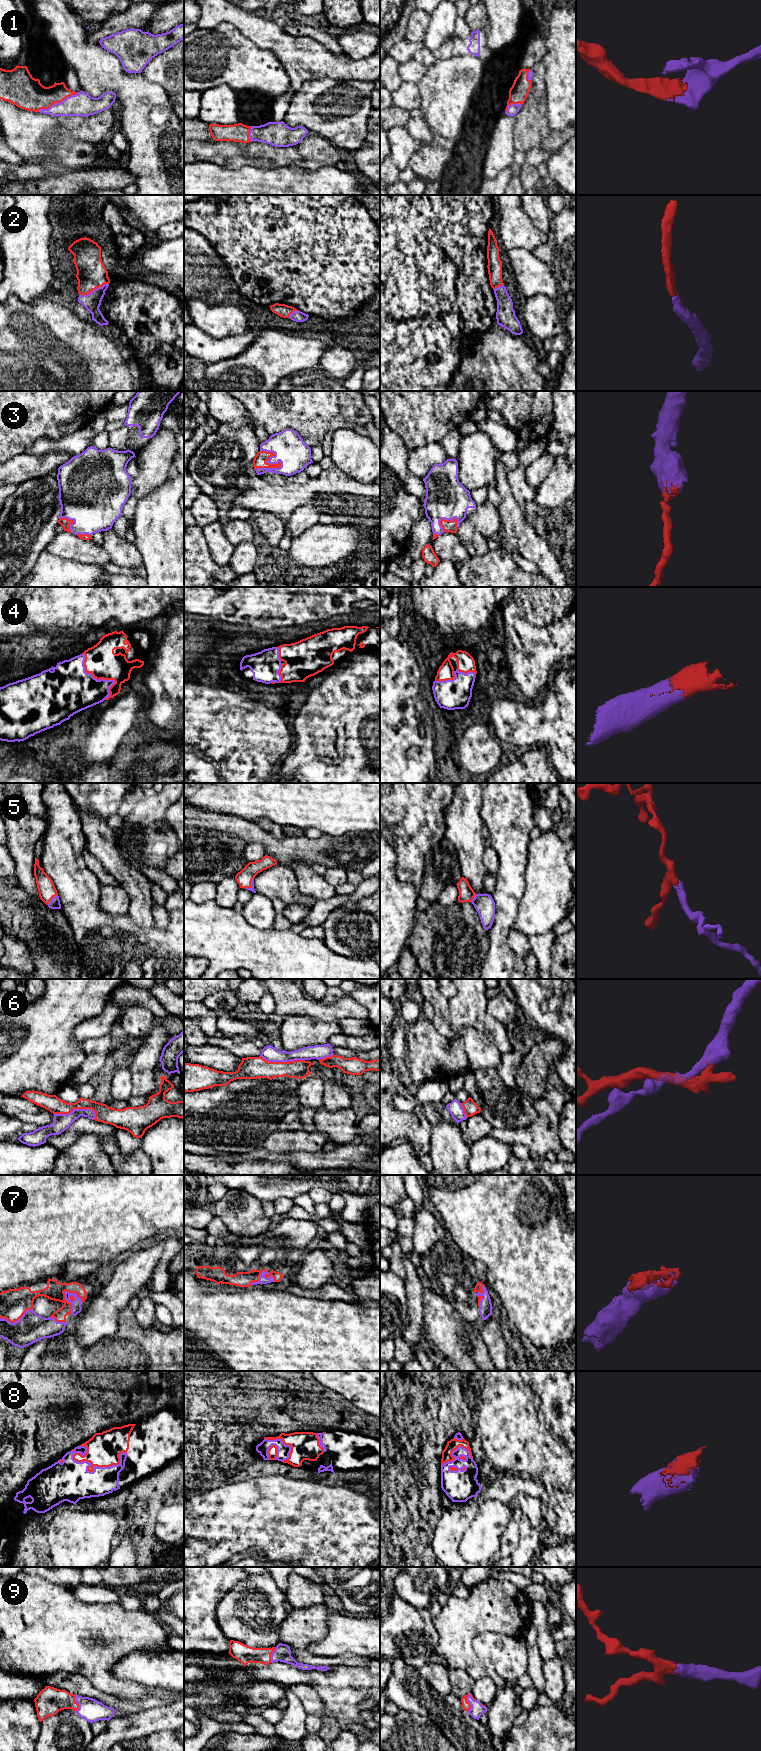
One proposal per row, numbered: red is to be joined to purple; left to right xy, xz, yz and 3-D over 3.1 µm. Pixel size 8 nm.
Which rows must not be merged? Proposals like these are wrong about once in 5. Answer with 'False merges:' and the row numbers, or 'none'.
False merges: 6

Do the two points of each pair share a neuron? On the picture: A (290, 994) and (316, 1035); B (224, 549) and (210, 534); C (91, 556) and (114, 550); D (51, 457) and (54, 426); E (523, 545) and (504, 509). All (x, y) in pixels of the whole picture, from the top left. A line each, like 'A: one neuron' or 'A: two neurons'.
A: two neurons
B: one neuron
C: two neurons
D: two neurons
E: one neuron

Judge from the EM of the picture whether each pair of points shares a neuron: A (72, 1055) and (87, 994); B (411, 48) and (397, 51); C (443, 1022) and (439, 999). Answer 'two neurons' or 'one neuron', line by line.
A: one neuron
B: one neuron
C: one neuron

